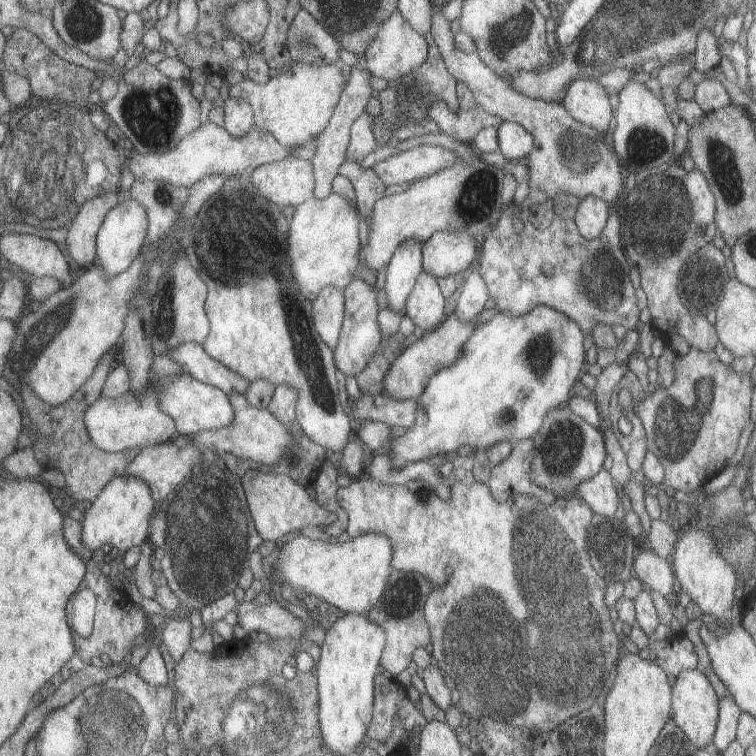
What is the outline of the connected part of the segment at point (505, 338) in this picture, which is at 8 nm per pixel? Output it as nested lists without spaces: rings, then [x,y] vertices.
[[[537,304],[529,314],[523,316],[499,312],[487,324],[481,324],[467,340],[465,354],[451,368],[435,374],[425,392],[417,398],[419,412],[415,426],[411,426],[405,436],[389,444],[389,450],[395,454],[395,466],[419,462],[435,454],[453,454],[465,444],[469,444],[473,450],[487,450],[499,442],[533,438],[543,426],[545,416],[551,410],[567,404],[575,382],[583,376],[587,368],[587,352],[583,348],[585,336],[587,334],[579,322],[555,308],[549,308],[547,304]]]

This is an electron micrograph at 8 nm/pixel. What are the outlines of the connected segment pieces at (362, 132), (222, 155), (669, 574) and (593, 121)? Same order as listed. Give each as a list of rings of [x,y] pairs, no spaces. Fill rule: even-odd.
[[[367,112],[363,116],[359,116],[353,122],[353,140],[351,140],[351,148],[347,152],[347,162],[355,162],[359,164],[367,154],[375,152],[379,148],[379,142],[373,134],[373,116],[369,116]]]
[[[209,120],[201,130],[193,132],[193,136],[187,136],[175,152],[169,152],[165,156],[143,156],[133,152],[129,170],[135,174],[135,178],[145,178],[149,182],[171,182],[179,188],[193,188],[195,184],[211,176],[233,178],[235,174],[253,174],[265,164],[275,164],[291,158],[291,154],[295,154],[299,148],[301,146],[285,146],[273,132],[261,126],[255,126],[253,130],[249,130],[249,134],[239,138],[229,132],[227,126]]]
[[[647,548],[637,550],[631,568],[643,580],[643,586],[651,592],[661,592],[663,596],[667,596],[677,590],[675,586],[677,576],[675,576],[673,564],[653,550],[647,550]]]
[[[593,78],[575,80],[567,88],[565,98],[561,102],[579,124],[595,128],[601,134],[605,134],[611,118],[615,116],[615,110],[609,104],[609,96]]]

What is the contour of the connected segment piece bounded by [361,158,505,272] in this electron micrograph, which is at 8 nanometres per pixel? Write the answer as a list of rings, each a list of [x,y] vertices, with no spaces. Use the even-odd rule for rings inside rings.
[[[475,158],[471,164],[455,160],[453,166],[443,168],[431,174],[429,178],[415,182],[407,192],[385,196],[375,204],[373,224],[369,226],[367,244],[361,256],[361,268],[381,272],[405,240],[419,240],[421,244],[425,244],[435,232],[465,230],[473,234],[477,246],[481,248],[481,244],[485,244],[485,236],[491,234],[493,226],[499,222],[505,210],[503,180],[505,170],[499,166],[485,164],[479,158]]]

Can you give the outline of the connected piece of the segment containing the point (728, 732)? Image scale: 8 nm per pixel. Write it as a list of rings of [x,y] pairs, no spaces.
[[[733,696],[719,698],[719,722],[713,738],[713,744],[719,748],[719,752],[723,752],[737,738],[737,726],[739,726],[741,714],[743,710],[733,700]]]

